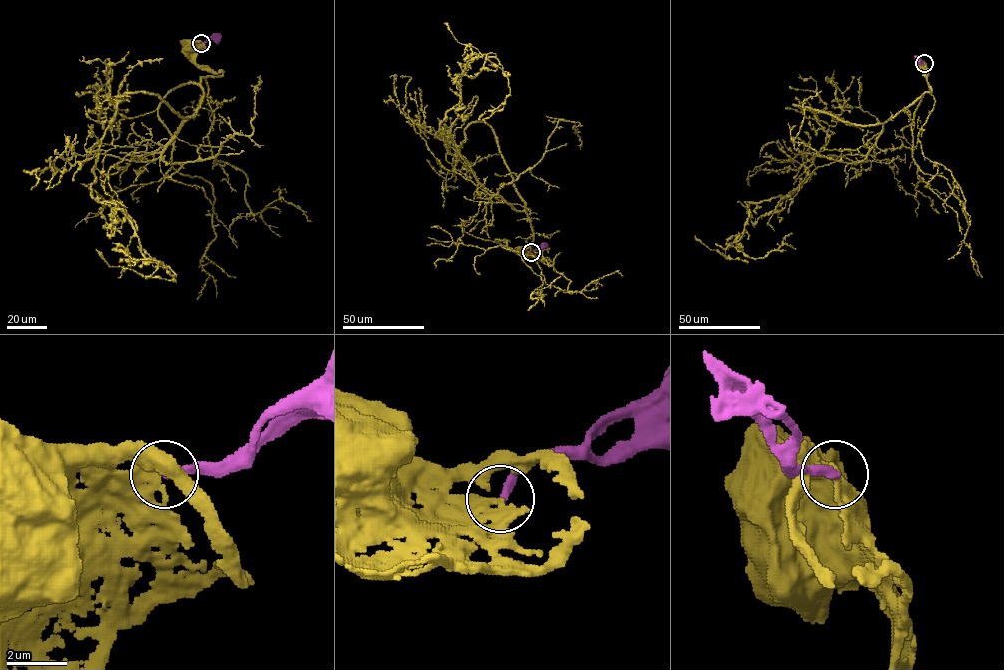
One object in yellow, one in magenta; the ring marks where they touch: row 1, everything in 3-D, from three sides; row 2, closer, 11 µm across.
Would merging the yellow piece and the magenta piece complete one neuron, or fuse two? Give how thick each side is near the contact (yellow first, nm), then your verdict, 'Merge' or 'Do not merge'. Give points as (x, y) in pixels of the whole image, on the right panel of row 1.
Thickness 320 nm (yellow) against 300 nm. Do not merge

